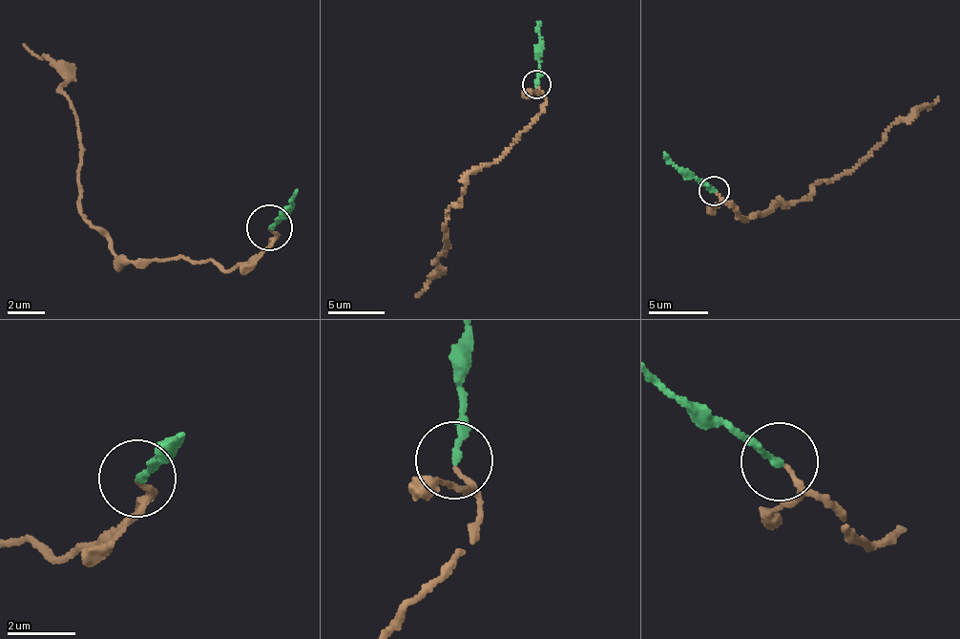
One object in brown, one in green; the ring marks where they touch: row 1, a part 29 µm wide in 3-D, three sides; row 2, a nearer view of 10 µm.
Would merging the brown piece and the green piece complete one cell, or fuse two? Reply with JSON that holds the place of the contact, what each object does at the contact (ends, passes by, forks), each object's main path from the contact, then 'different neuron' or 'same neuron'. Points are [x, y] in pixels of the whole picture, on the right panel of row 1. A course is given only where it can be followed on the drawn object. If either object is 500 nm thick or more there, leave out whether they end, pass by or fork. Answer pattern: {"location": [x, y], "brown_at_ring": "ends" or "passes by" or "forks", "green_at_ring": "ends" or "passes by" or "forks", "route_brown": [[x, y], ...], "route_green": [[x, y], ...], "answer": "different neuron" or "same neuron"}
{"location": [714, 190], "brown_at_ring": "passes by", "green_at_ring": "ends", "route_brown": [[716, 190], [745, 220], [775, 201], [808, 200], [821, 180], [839, 179], [888, 130], [938, 96]], "route_green": [[713, 191], [665, 154]], "answer": "same neuron"}

